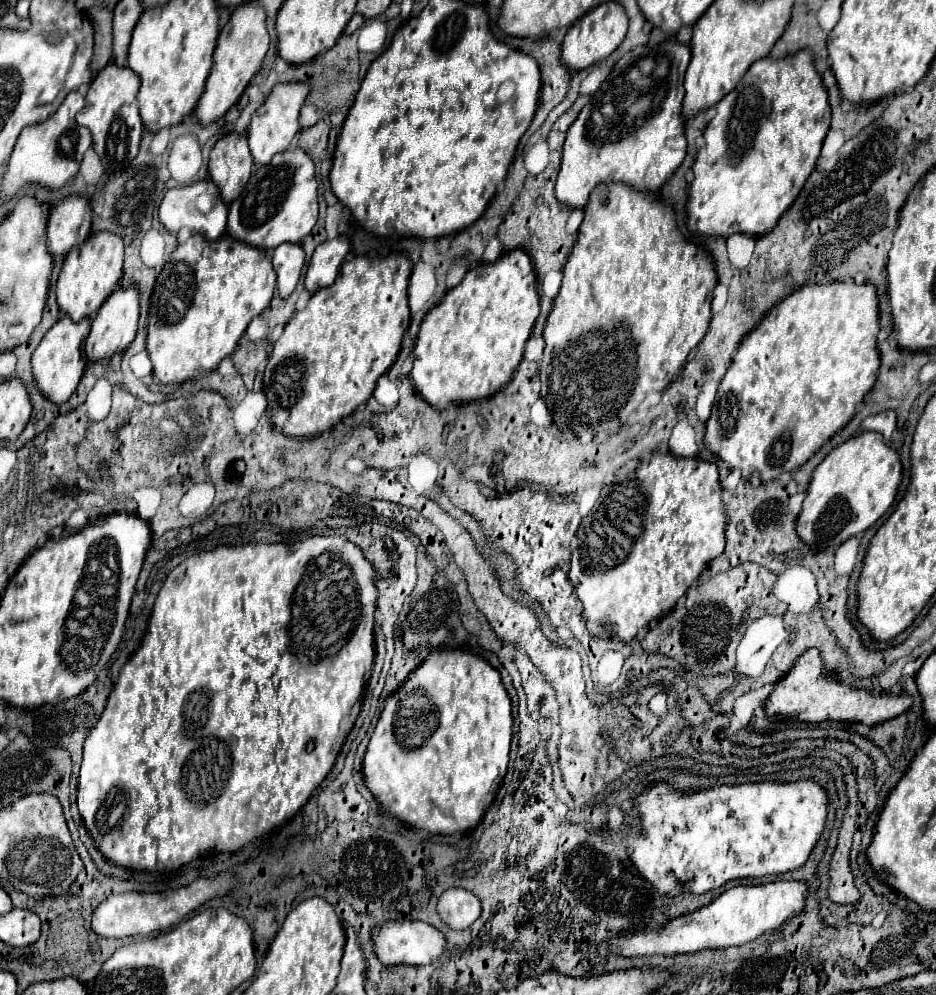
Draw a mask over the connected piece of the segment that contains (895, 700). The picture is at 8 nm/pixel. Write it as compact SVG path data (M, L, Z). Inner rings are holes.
M808 649L804 651L798 661L792 665L792 669L774 685L772 693L766 699L766 715L774 717L774 715L782 715L782 717L790 717L796 721L806 721L806 723L820 723L820 721L856 721L856 723L864 723L864 725L878 725L880 721L888 721L892 717L898 717L900 713L904 713L910 705L912 705L912 697L900 693L900 695L886 695L886 693L868 693L862 689L852 689L846 685L840 685L838 681L826 677L820 679L822 675L822 659L820 653L816 649Z

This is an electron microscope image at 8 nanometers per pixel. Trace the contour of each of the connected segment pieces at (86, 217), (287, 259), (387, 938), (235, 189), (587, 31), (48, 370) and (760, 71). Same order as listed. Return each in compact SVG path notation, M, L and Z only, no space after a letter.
M66 197L48 217L48 251L52 257L64 257L76 245L90 237L92 209L84 197Z
M284 243L274 249L272 265L278 275L278 293L280 297L288 297L300 279L304 265L304 249L298 243Z
M392 919L372 931L372 947L378 961L384 967L398 967L398 965L428 965L436 961L444 951L446 939L444 935L424 921L410 921L410 919Z
M230 133L222 137L210 151L208 173L218 185L222 201L230 205L244 189L250 179L254 159L248 149L248 141L240 133Z
M608 1L592 9L590 13L586 13L580 21L576 21L576 25L568 29L564 43L562 43L560 61L564 61L564 65L568 65L568 69L574 69L574 71L588 69L590 65L610 57L610 53L616 51L618 45L622 43L626 31L628 31L628 17L626 17L624 7L616 1Z
M62 315L58 323L44 335L42 343L32 355L32 373L36 377L36 387L44 397L48 397L56 405L66 403L70 393L74 393L74 389L80 383L80 377L88 361L84 353L84 341L88 337L88 331L90 331L90 319L74 323L68 315Z
M798 51L784 59L760 59L756 61L742 83L736 85L718 105L716 117L704 129L704 147L694 161L694 181L688 189L686 223L690 231L700 235L730 237L736 233L760 237L770 233L780 215L794 203L808 175L816 167L820 147L830 129L830 105L828 93L822 85L818 71L814 69L814 57L810 51Z

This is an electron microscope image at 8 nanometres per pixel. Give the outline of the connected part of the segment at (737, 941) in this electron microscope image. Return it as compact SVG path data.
M776 881L764 885L738 885L724 891L710 905L682 915L670 921L662 931L636 931L622 933L610 941L610 951L622 957L646 957L646 955L676 955L694 953L702 949L744 945L760 937L770 929L778 929L784 921L804 911L808 887L798 881Z

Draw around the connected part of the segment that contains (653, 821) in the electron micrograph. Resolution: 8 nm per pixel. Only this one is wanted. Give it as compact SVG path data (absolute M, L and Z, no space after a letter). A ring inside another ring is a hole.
M764 781L764 783L746 783L746 785L734 785L734 787L726 787L726 785L720 785L720 787L712 787L712 789L706 789L702 793L678 793L674 791L670 785L666 783L658 783L658 785L652 785L650 789L646 789L636 801L634 805L638 807L638 813L640 813L640 823L642 823L642 835L636 833L634 829L628 831L626 835L626 847L630 851L630 859L632 863L636 865L636 869L648 879L652 881L652 887L660 893L668 893L670 895L670 871L676 875L678 879L678 887L682 891L690 889L692 893L706 893L708 889L714 889L714 887L720 887L724 885L726 881L730 879L736 879L736 877L764 877L764 875L770 875L770 873L786 873L786 871L792 871L792 869L798 869L800 865L806 863L810 851L814 849L822 829L824 829L824 823L826 823L826 815L828 815L828 797L824 793L824 789L814 783L814 781L796 781L796 783L774 783L774 781Z

